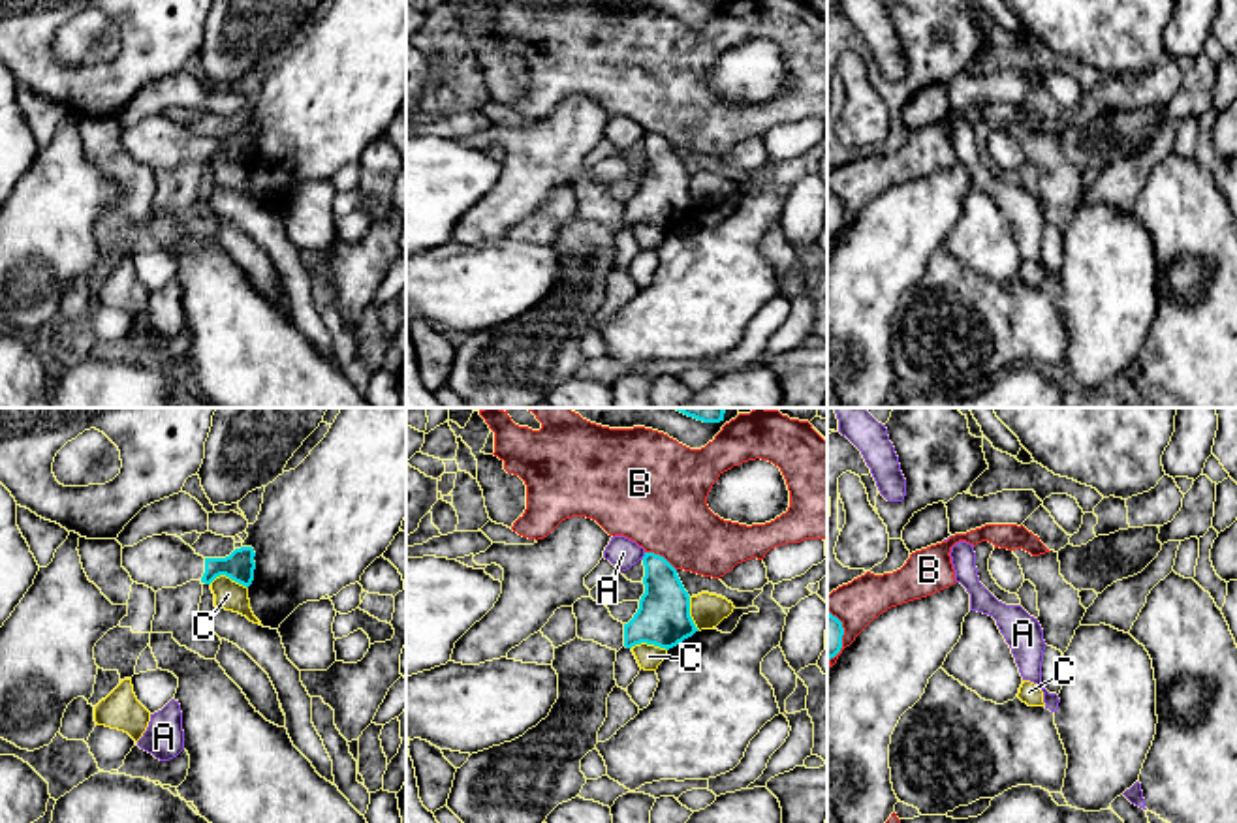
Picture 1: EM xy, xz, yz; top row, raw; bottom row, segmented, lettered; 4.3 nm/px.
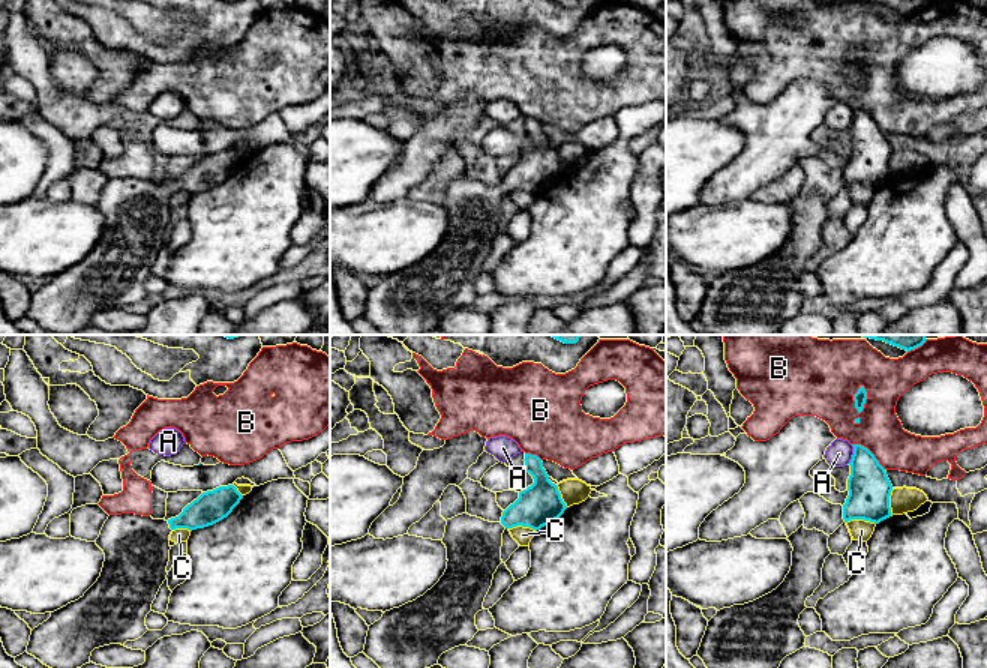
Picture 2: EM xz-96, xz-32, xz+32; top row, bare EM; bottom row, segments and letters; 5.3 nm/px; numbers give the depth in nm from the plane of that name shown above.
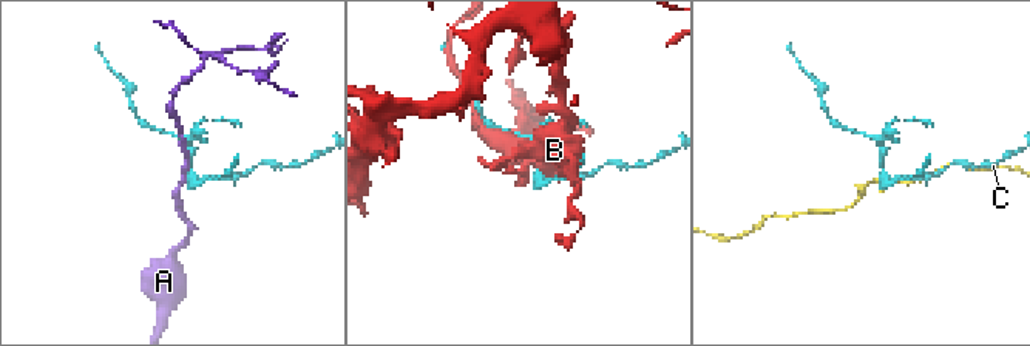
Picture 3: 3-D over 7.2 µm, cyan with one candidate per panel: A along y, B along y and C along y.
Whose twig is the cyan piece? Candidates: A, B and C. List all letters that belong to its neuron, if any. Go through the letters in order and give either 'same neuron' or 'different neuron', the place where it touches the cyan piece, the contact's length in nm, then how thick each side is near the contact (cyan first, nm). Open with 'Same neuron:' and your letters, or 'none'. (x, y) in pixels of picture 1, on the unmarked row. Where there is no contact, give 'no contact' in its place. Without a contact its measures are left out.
Same neuron: none
A: different neuron; meets cyan in xz at (643, 136); contact 40 nm long; 220 nm thick on the cyan side, 140 nm on the other
B: different neuron; meets cyan in xz at (658, 134); contact 160 nm long; 220 nm thick on the cyan side, 420 nm on the other
C: different neuron; meets cyan in xy at (228, 155); contact 170 nm long; 130 nm thick on the cyan side, 130 nm on the other

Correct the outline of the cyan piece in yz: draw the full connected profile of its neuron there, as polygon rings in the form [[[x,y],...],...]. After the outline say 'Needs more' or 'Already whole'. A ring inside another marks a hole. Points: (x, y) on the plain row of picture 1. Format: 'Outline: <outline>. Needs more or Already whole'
Outline: [[[827,190],[827,239],[835,237],[842,227],[842,201]]]. Already whole

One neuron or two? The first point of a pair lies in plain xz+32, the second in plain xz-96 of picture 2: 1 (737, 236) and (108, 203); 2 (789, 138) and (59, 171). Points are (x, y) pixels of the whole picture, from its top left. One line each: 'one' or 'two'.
1: two
2: two

